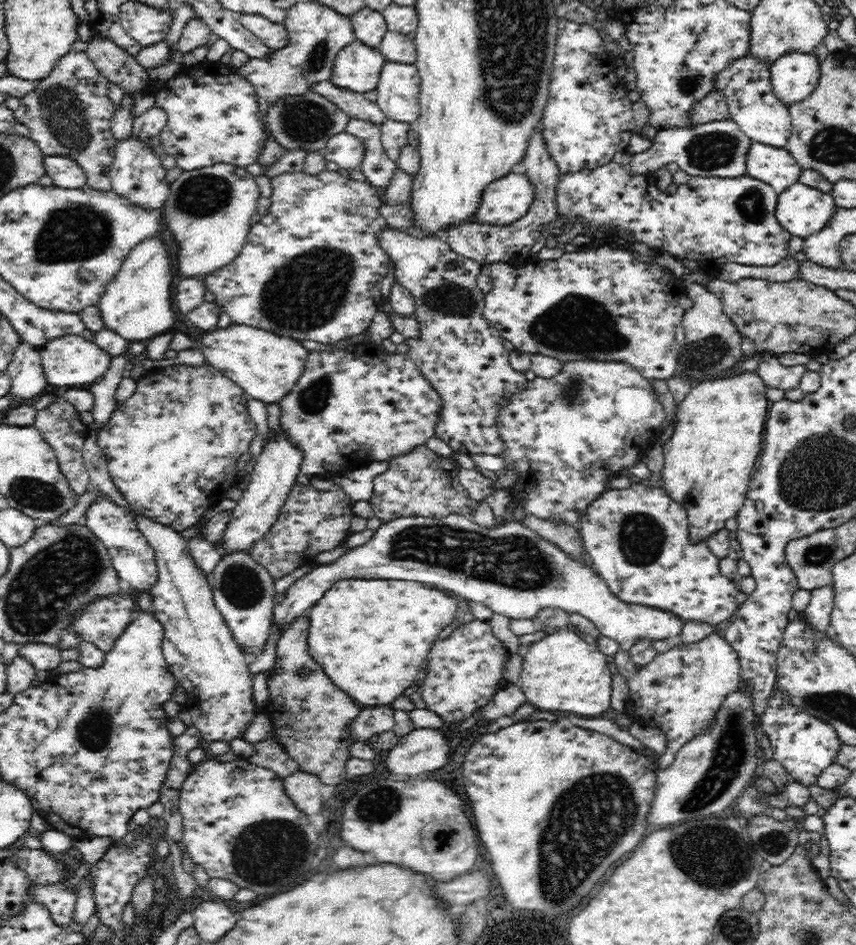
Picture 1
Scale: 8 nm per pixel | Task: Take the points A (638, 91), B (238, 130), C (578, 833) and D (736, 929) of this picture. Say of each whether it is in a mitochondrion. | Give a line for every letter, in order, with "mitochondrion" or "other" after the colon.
A: other
B: other
C: mitochondrion
D: mitochondrion

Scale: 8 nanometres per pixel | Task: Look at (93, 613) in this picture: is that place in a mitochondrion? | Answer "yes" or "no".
yes

